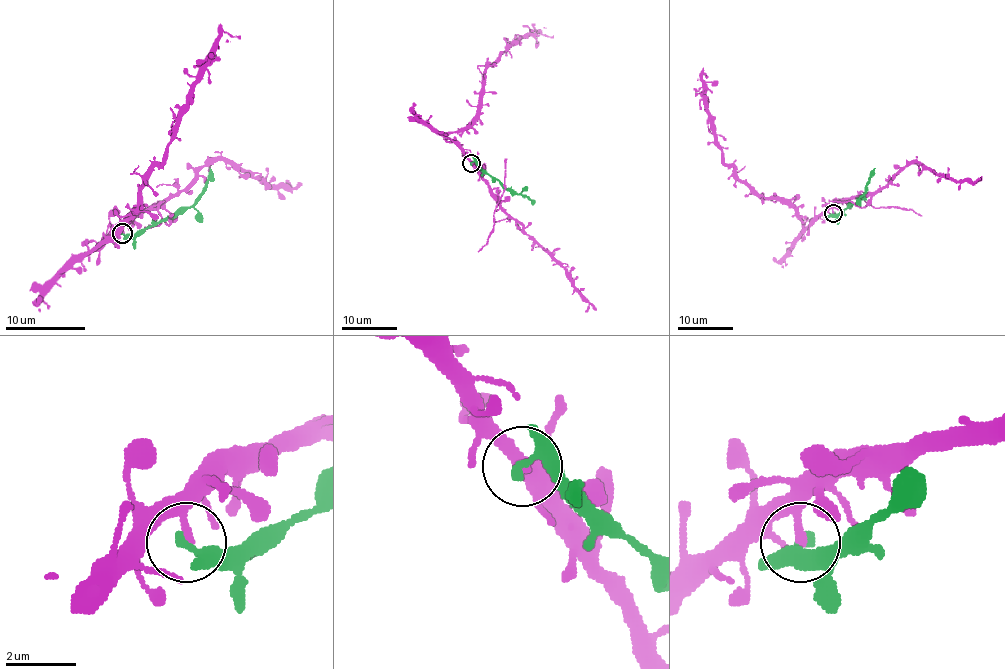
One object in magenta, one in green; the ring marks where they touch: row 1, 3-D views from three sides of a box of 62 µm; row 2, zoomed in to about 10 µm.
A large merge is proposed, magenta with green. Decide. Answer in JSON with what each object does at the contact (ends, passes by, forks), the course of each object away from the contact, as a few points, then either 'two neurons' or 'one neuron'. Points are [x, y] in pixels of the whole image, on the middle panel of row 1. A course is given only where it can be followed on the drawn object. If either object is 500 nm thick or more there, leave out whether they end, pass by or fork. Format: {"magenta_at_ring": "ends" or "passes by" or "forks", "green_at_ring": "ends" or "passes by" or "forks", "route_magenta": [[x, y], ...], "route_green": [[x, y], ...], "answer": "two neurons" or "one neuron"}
{"magenta_at_ring": "ends", "green_at_ring": "passes by", "route_magenta": [[472, 163], [448, 137], [472, 121], [483, 73], [519, 38], [535, 31], [553, 36]], "route_green": [[472, 163], [476, 162], [533, 205]], "answer": "two neurons"}

